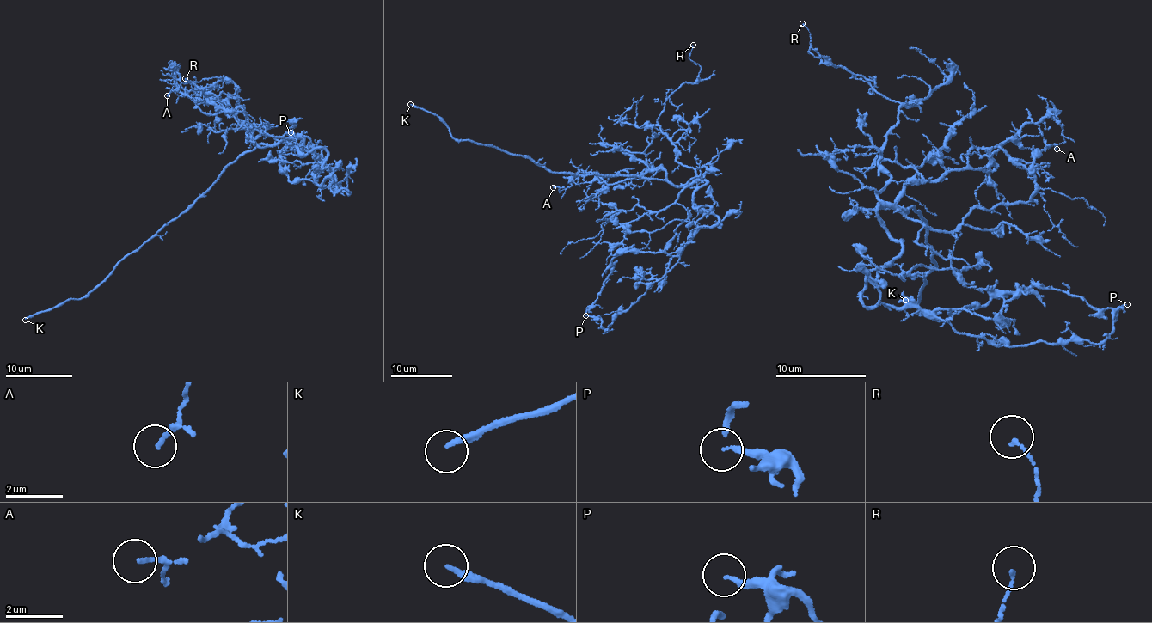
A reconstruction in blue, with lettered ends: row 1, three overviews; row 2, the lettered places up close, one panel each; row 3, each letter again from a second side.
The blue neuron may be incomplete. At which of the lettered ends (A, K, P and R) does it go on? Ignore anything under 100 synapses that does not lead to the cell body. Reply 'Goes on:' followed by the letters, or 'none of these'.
Goes on: K

